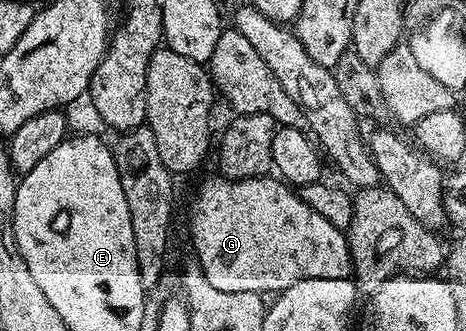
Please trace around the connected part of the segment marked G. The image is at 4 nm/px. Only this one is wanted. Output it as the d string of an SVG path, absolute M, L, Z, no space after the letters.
M212 174L208 180L201 181L191 204L191 244L195 247L194 259L216 290L284 292L289 286L309 278L346 280L352 275L351 251L344 229L331 225L317 210L305 206L292 185L271 174L248 180L229 180L226 176Z

